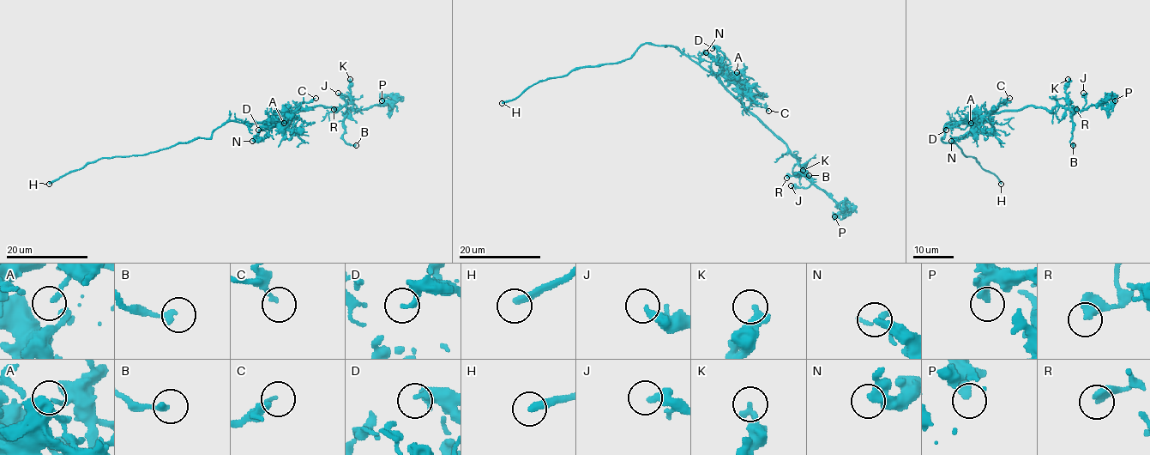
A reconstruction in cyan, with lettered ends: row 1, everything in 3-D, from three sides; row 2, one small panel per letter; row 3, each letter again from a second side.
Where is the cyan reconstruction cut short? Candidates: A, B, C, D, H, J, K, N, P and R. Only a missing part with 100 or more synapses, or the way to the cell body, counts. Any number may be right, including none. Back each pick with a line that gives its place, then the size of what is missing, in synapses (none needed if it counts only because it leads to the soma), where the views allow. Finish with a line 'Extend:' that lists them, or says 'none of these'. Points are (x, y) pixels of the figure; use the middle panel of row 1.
H: place (502, 103)
Extend: H

